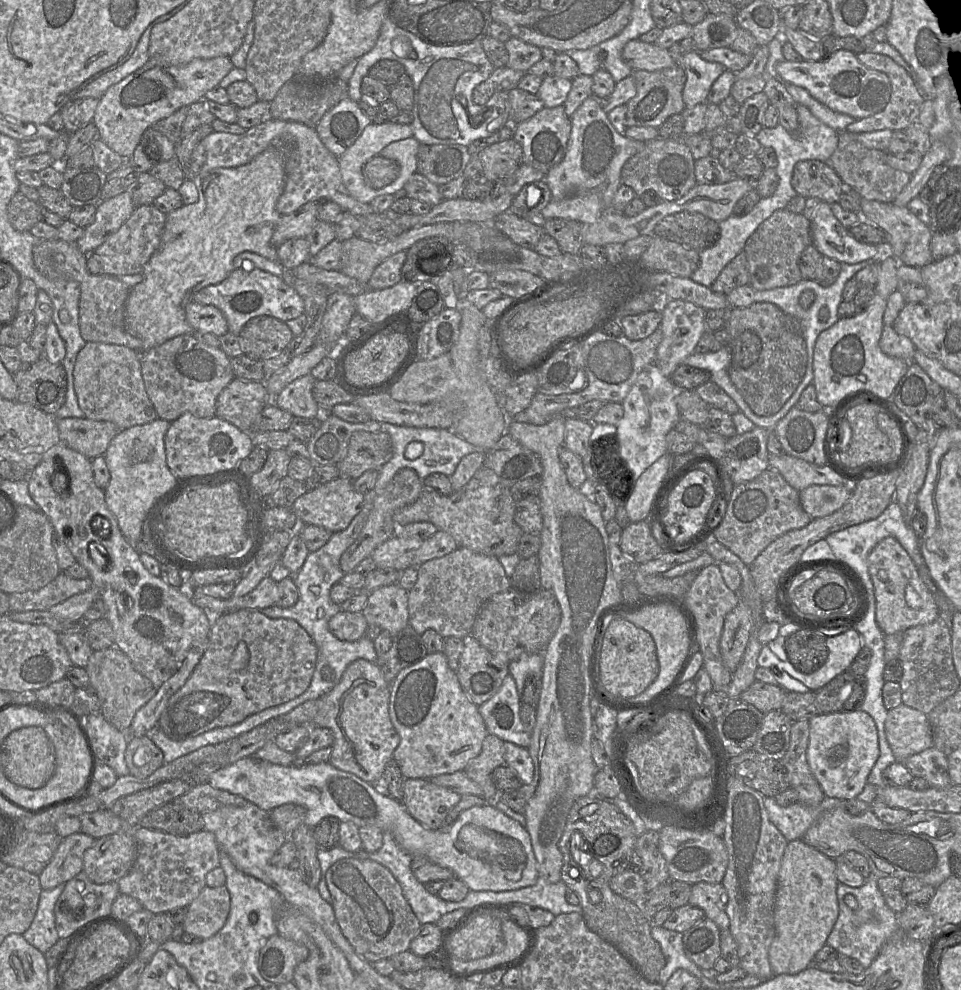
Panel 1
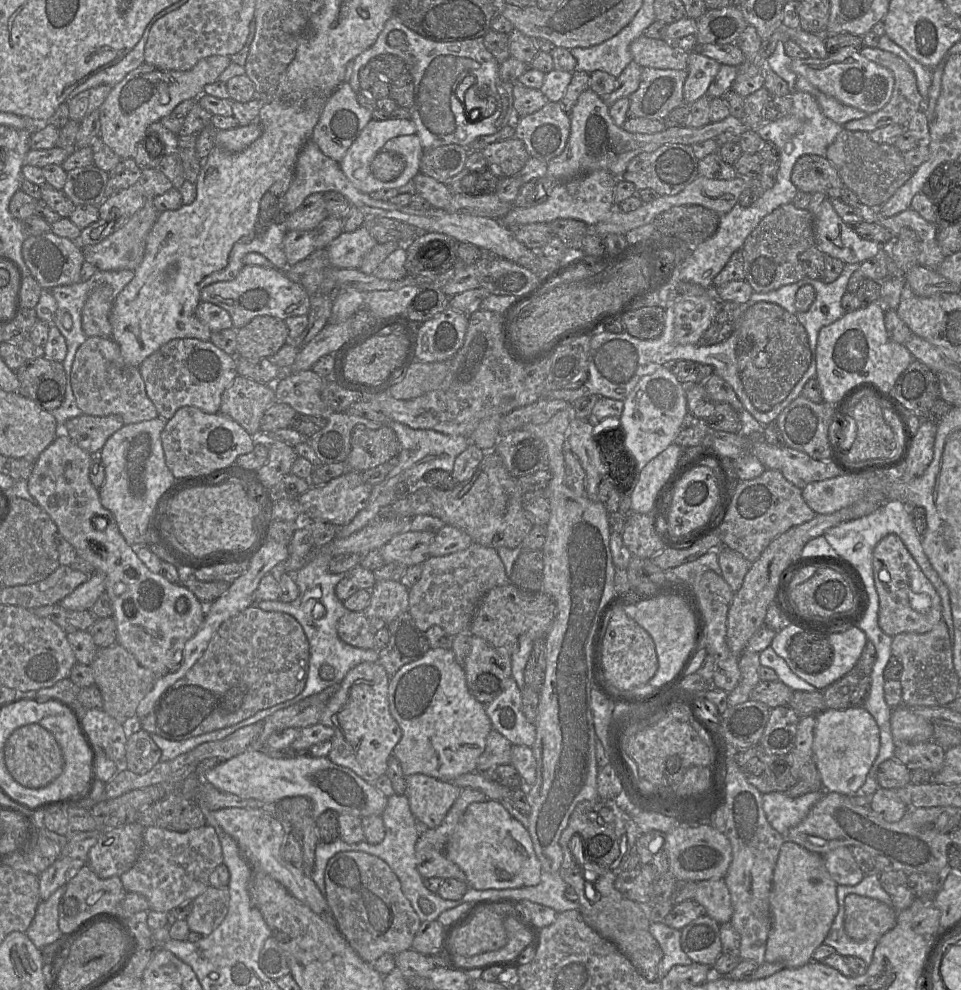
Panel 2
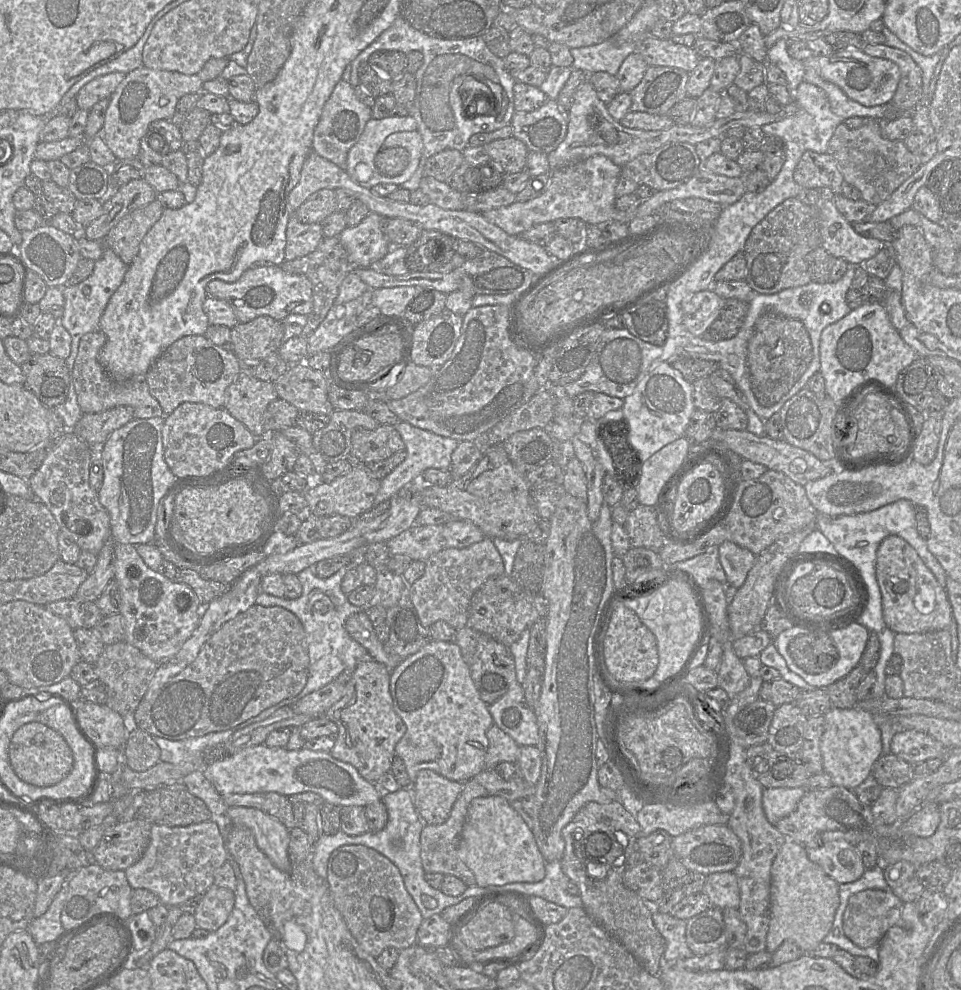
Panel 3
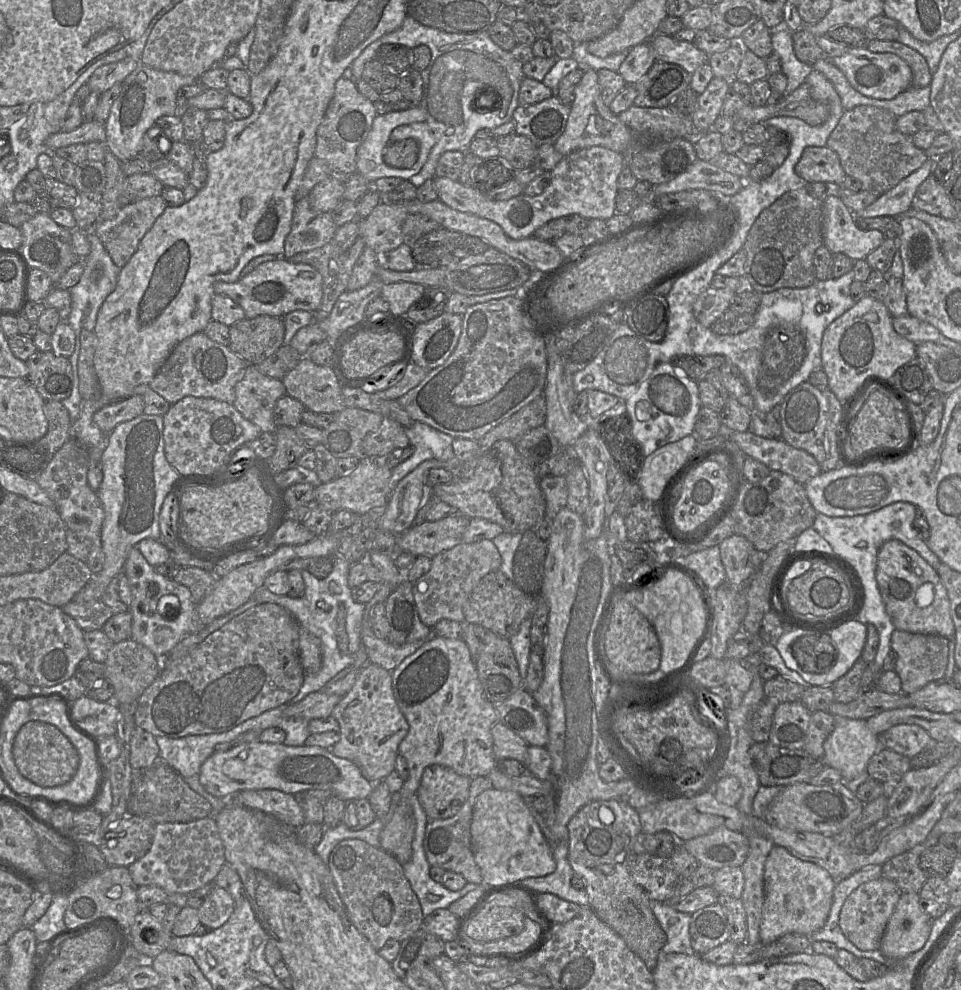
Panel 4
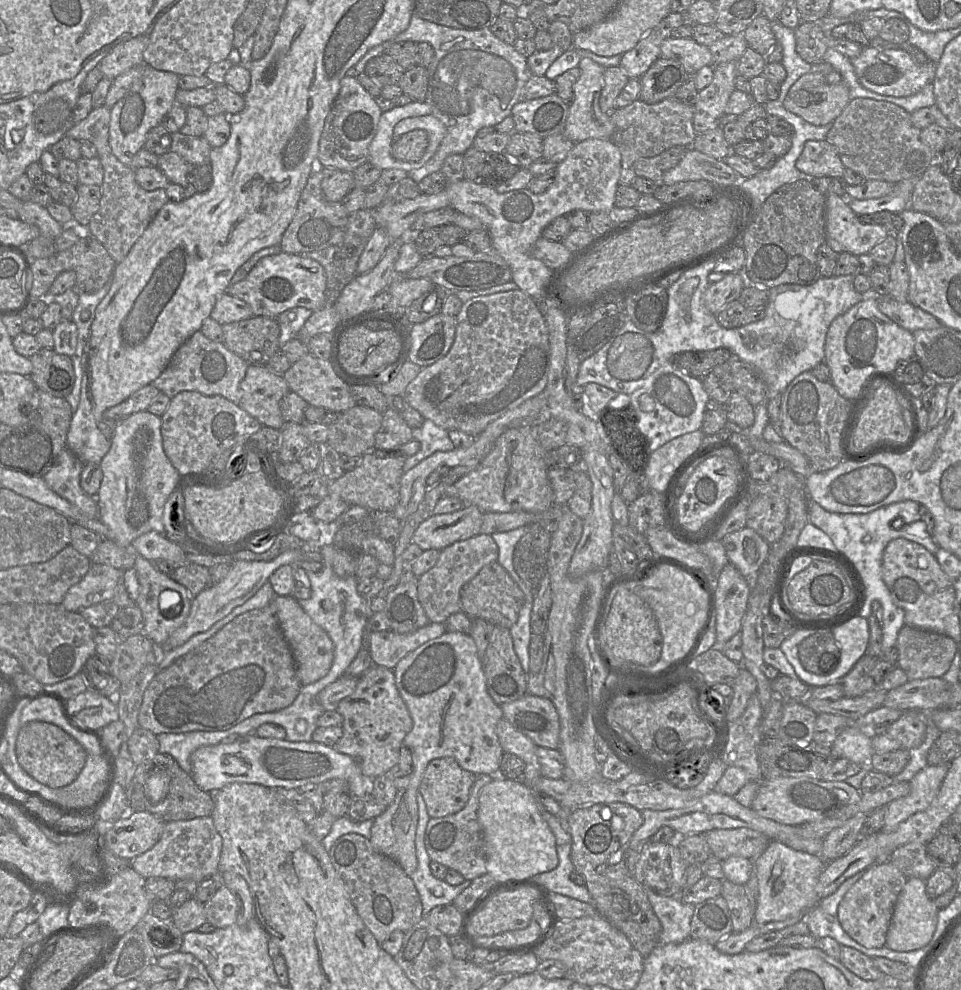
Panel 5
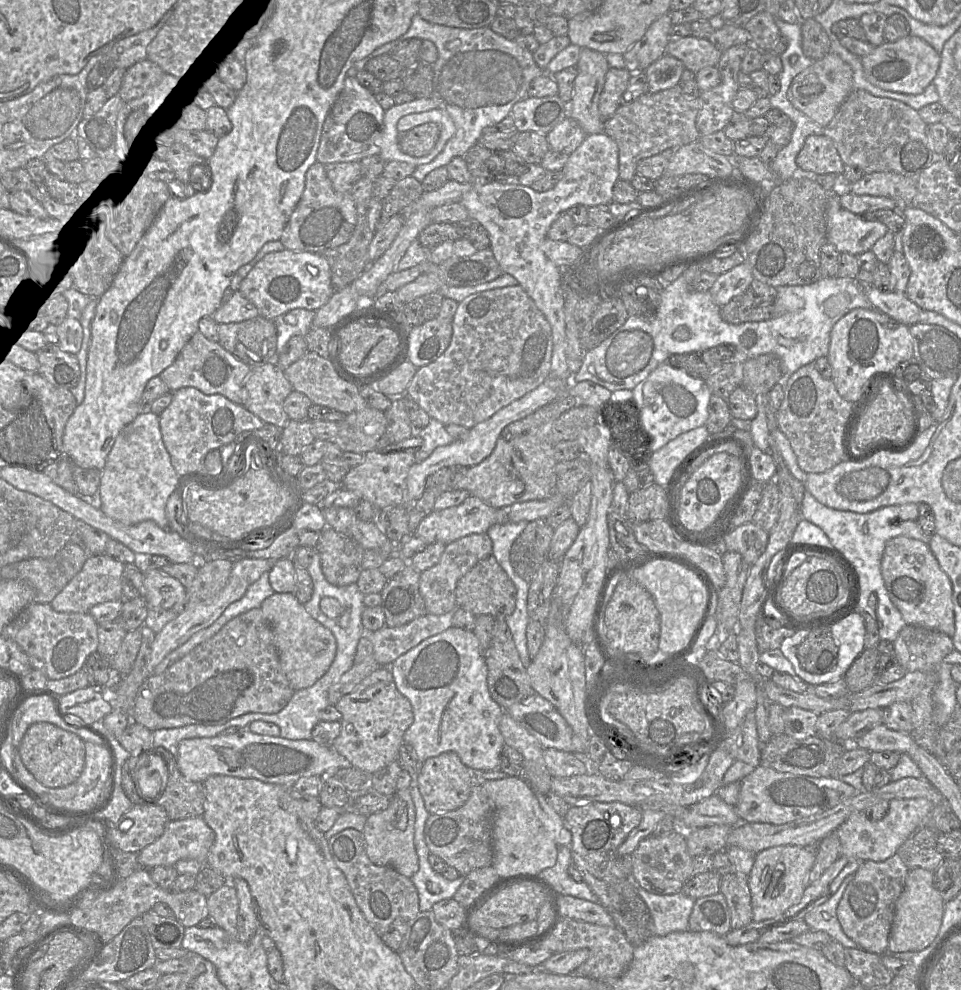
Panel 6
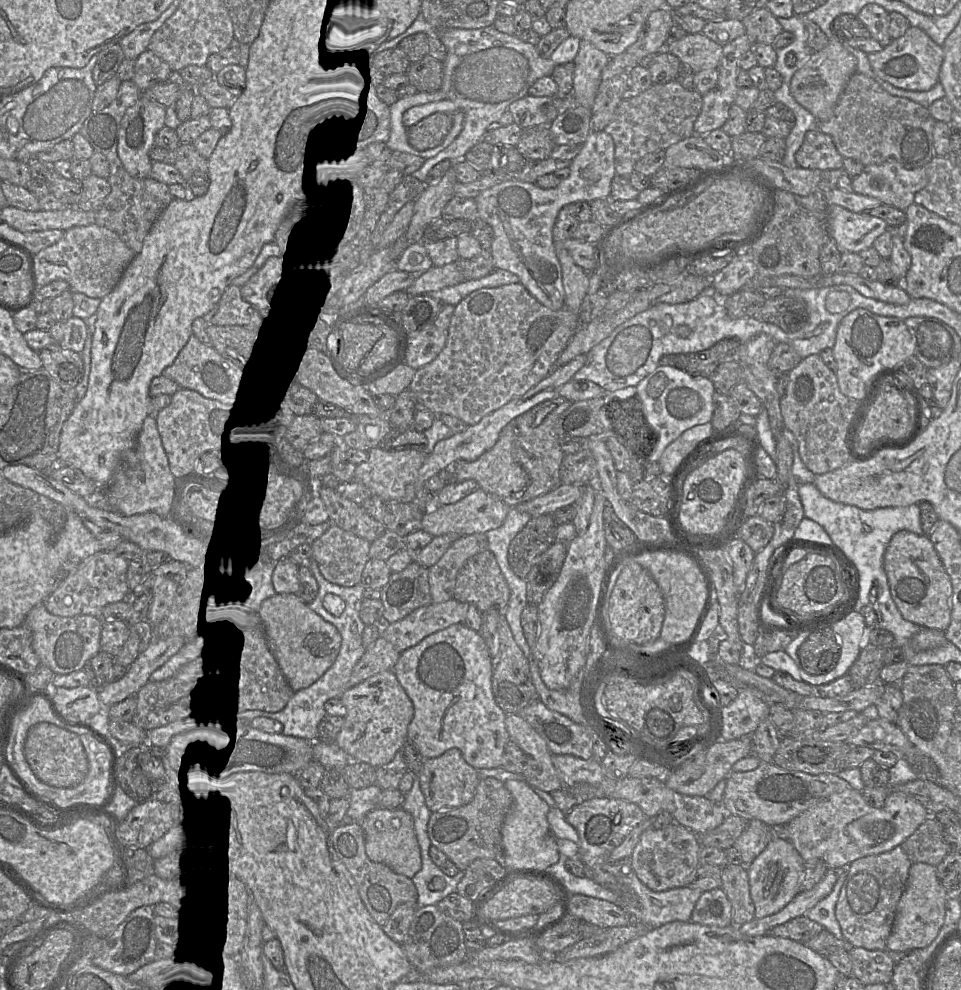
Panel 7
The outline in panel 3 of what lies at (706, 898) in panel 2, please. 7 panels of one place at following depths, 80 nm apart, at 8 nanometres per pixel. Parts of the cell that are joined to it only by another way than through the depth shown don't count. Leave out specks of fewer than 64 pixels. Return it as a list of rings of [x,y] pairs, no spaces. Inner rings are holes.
[[[733,871],[715,872],[707,875],[702,891],[710,899],[712,906],[721,910],[740,905],[740,889]]]

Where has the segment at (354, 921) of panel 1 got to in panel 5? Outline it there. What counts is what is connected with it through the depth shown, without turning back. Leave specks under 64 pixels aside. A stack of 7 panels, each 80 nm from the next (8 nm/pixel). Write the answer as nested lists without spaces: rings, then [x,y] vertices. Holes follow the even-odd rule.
[[[356,833],[342,835],[331,846],[329,856],[359,916],[379,944],[395,930],[406,933],[424,917],[411,877],[397,861],[377,852],[369,839]]]

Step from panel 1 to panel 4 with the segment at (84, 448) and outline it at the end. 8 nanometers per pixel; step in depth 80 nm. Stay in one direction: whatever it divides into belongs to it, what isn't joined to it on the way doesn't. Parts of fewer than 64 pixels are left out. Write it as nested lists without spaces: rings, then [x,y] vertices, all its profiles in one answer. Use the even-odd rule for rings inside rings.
[[[131,395],[99,409],[94,413],[93,421],[104,434],[108,435],[118,424],[144,414],[144,407],[142,396]]]

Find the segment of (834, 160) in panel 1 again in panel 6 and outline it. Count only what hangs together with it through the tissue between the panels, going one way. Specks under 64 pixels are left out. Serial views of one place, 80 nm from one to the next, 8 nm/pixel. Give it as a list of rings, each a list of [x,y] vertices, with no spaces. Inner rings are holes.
[[[854,88],[839,107],[830,123],[824,127],[824,135],[832,139],[844,165],[856,166],[865,174],[874,172],[893,172],[904,176],[919,176],[919,173],[933,163],[934,152],[931,150],[927,138],[927,124],[921,119],[918,111],[898,100],[873,96],[866,90]]]

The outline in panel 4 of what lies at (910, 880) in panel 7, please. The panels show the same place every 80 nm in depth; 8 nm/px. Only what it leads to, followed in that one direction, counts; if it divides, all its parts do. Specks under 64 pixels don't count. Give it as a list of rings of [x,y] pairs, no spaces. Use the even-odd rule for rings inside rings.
[[[902,893],[880,942],[886,958],[902,961],[927,942],[932,919],[920,903],[919,893]]]

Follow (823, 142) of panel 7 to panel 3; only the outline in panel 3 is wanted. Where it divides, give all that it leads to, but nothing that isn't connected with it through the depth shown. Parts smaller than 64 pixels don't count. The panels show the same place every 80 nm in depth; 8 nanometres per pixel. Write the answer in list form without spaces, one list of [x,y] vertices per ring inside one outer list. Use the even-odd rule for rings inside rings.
[[[807,150],[795,167],[794,180],[802,188],[830,188],[834,195],[842,194],[844,177],[834,157],[828,153]]]

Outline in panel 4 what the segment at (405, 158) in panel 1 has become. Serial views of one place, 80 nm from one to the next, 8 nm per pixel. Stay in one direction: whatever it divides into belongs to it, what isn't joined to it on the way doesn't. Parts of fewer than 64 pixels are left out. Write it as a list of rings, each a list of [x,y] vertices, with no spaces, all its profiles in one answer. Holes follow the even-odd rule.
[[[416,122],[408,125],[401,125],[394,128],[390,134],[390,143],[412,138],[419,146],[418,159],[411,168],[398,169],[393,177],[404,180],[416,175],[426,163],[429,153],[435,145],[435,136],[429,125],[423,122]]]

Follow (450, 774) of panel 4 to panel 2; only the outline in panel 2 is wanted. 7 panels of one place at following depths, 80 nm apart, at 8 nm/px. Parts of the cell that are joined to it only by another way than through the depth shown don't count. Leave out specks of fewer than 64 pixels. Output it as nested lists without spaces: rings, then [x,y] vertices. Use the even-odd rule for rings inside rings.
[[[424,774],[406,777],[406,797],[410,810],[422,829],[438,827],[455,800],[461,788]]]

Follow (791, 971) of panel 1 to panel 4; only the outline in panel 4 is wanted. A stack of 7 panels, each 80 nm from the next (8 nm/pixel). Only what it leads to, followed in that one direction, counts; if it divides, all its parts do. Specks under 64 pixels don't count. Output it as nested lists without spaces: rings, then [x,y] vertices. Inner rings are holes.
[[[774,845],[764,865],[764,903],[760,939],[770,944],[788,933],[811,936],[822,929],[828,918],[835,881],[819,865],[801,860],[780,845]]]

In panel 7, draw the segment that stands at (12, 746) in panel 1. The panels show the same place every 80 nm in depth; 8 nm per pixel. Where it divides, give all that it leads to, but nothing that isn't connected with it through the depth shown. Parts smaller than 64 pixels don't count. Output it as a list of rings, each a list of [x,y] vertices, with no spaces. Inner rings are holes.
[[[39,722],[29,729],[24,743],[24,755],[35,775],[50,786],[78,786],[89,772],[89,761],[79,735],[52,723]]]

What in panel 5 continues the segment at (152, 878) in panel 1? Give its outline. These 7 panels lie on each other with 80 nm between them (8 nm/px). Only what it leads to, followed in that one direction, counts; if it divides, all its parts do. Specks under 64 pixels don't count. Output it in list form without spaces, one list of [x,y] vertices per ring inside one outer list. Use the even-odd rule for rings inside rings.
[[[211,816],[166,822],[159,841],[150,850],[131,860],[131,867],[142,877],[163,877],[174,881],[190,879],[200,883],[219,872],[222,837]]]

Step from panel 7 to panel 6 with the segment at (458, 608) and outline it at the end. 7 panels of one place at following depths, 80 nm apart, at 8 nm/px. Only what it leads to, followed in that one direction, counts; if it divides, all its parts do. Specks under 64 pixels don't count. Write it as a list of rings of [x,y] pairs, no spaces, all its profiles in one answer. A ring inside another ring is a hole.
[[[453,612],[442,615],[425,614],[398,627],[383,628],[369,633],[373,656],[381,667],[390,667],[401,655],[423,640],[452,627]]]

